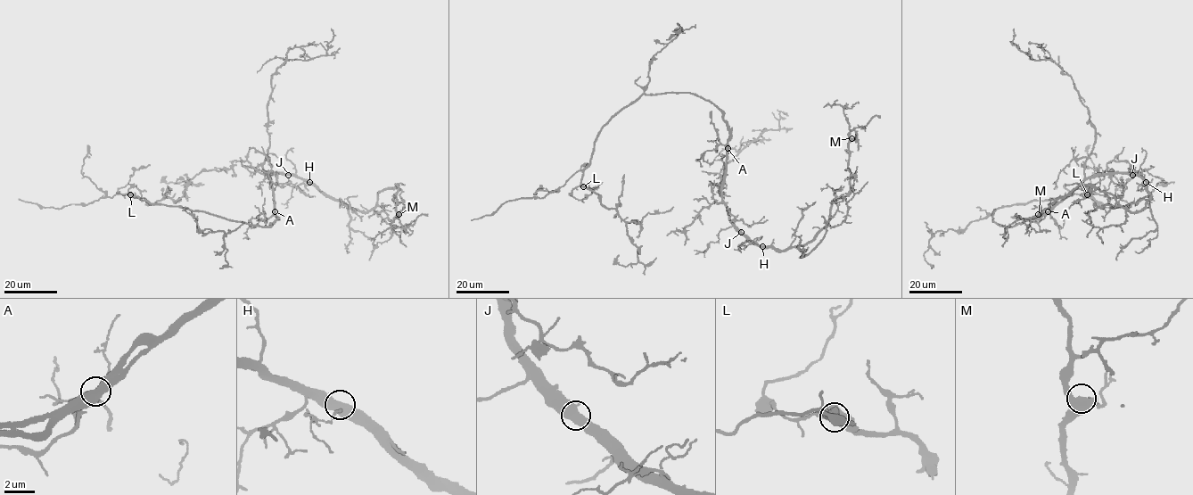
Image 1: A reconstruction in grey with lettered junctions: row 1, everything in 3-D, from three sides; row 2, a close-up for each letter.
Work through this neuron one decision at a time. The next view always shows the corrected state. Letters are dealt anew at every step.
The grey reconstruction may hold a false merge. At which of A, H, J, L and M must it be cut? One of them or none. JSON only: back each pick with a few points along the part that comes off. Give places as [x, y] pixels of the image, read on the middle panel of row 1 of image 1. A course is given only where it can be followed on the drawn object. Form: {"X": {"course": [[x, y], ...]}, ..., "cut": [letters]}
{"cut": []}

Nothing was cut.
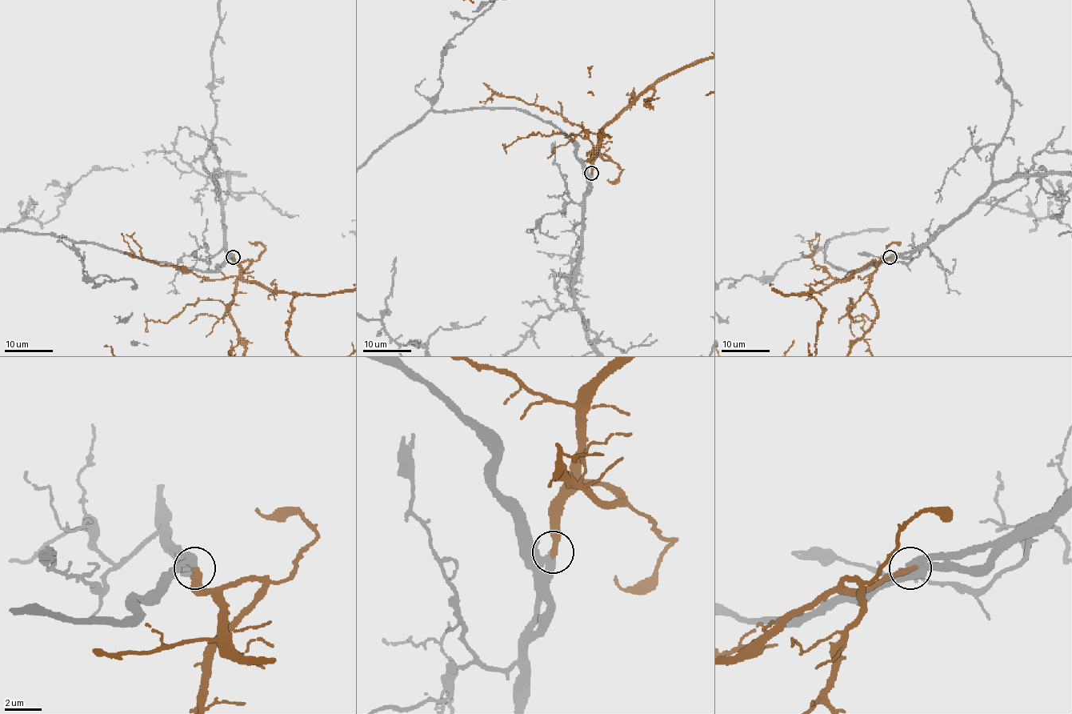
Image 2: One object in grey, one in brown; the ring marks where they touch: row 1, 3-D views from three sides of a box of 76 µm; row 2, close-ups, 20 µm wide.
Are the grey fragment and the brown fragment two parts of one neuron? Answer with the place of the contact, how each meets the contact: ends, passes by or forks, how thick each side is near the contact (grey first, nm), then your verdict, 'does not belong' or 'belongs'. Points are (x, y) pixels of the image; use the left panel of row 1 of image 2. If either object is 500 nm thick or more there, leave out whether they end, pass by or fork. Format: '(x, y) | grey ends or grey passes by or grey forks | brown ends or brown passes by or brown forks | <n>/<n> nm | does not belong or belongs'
(233, 257) | grey ends | brown ends | 440/320 nm | belongs

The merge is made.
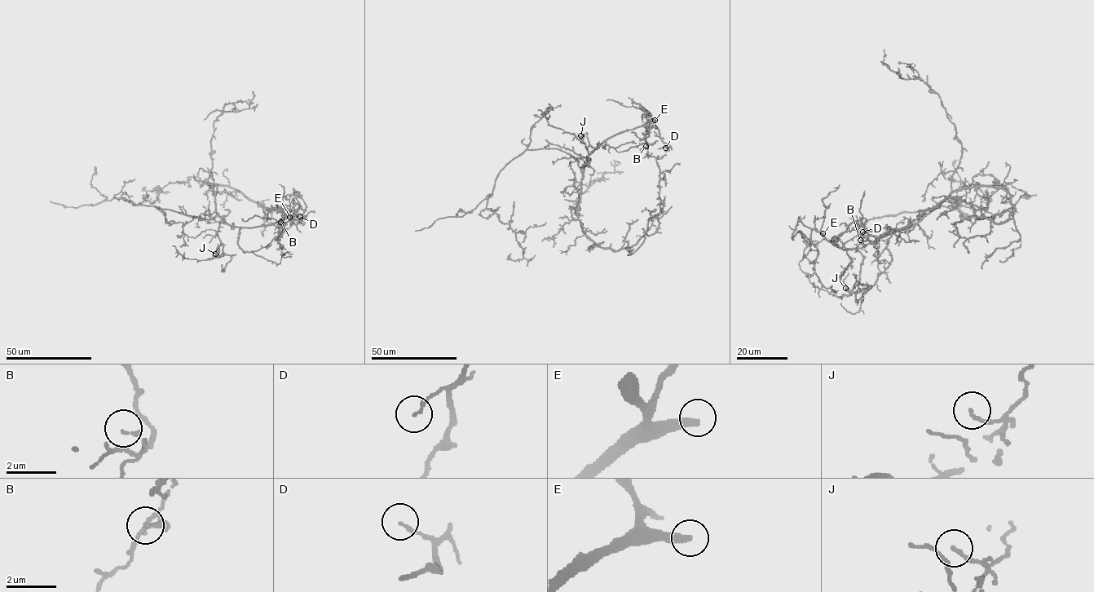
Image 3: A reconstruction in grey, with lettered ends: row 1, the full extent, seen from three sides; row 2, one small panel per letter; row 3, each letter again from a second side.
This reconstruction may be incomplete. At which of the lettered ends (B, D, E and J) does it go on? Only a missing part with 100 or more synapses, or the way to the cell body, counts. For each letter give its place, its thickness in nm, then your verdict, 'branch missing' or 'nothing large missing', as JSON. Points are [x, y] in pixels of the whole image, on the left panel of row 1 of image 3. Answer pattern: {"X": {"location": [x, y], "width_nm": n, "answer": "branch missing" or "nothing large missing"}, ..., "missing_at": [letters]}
{"B": {"location": [280, 222], "width_nm": 130, "answer": "nothing large missing"}, "D": {"location": [300, 216], "width_nm": 130, "answer": "nothing large missing"}, "E": {"location": [289, 217], "width_nm": 320, "answer": "branch missing"}, "J": {"location": [215, 254], "width_nm": 120, "answer": "nothing large missing"}, "missing_at": ["E"]}

